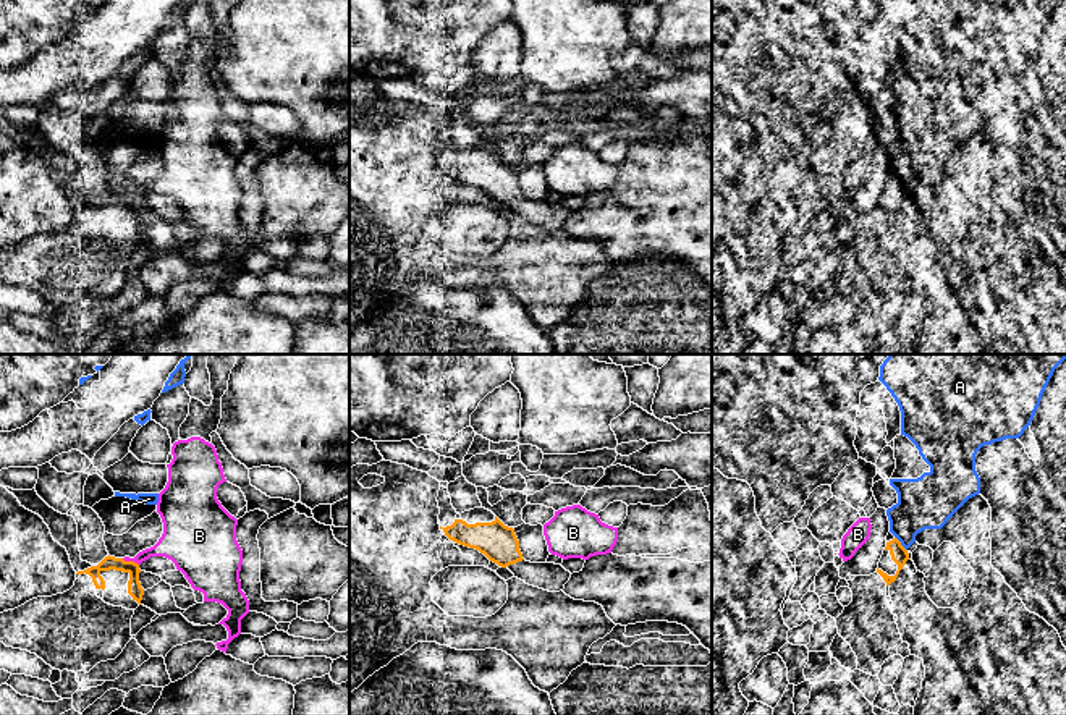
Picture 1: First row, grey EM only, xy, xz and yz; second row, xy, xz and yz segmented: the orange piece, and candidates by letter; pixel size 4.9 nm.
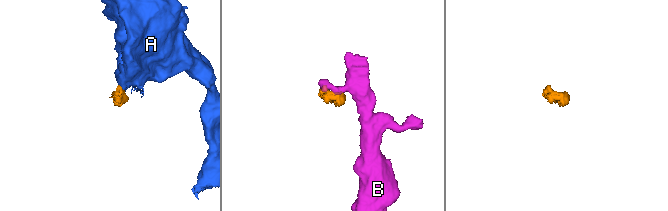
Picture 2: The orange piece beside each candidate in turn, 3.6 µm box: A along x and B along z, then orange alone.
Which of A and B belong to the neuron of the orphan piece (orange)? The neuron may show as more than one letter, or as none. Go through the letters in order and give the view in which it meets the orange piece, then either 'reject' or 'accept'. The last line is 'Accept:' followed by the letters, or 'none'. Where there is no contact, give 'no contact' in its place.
A: yz | reject
B: xy | reject
Accept: none

